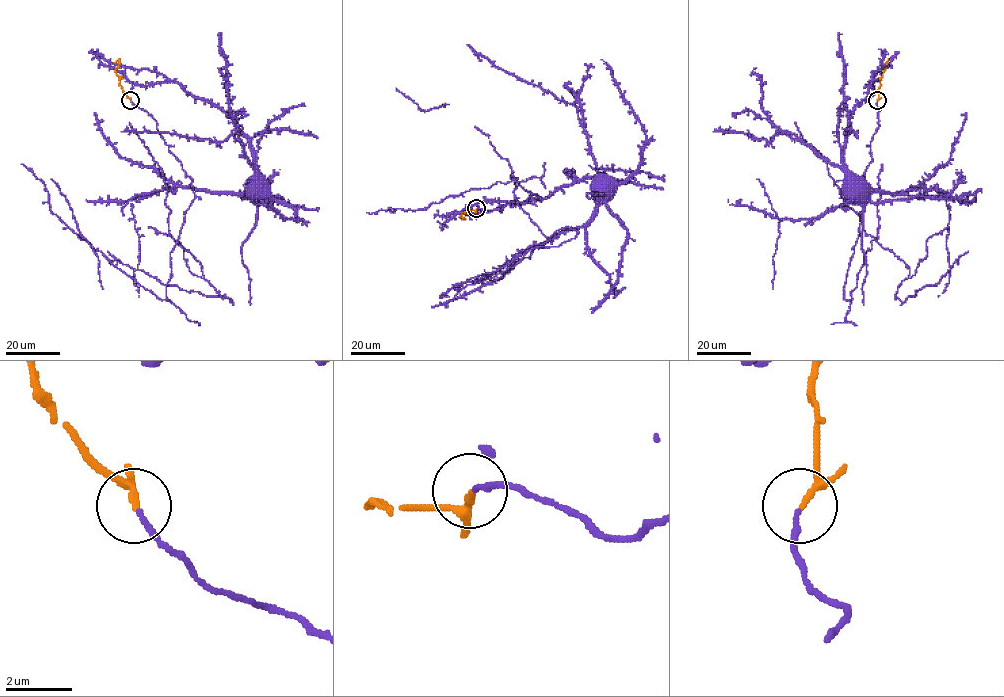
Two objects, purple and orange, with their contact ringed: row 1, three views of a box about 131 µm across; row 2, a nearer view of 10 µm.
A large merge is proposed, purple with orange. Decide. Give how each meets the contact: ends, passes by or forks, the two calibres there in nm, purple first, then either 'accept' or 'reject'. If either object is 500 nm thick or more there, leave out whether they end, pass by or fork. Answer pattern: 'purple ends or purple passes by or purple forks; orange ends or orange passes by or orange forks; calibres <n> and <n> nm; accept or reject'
purple ends; orange passes by; calibres 160 and 150 nm; accept

